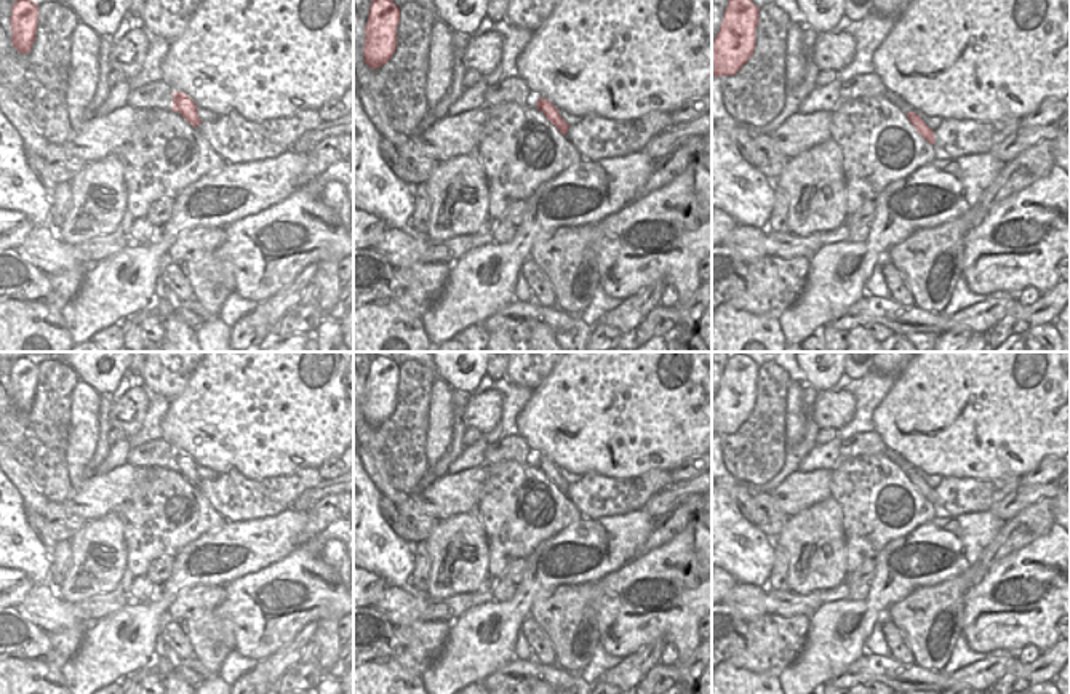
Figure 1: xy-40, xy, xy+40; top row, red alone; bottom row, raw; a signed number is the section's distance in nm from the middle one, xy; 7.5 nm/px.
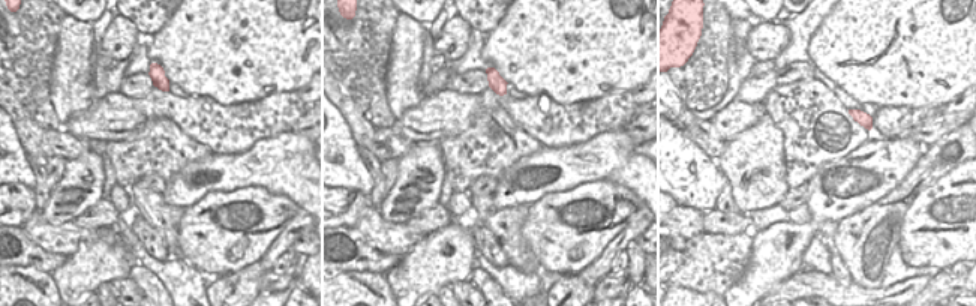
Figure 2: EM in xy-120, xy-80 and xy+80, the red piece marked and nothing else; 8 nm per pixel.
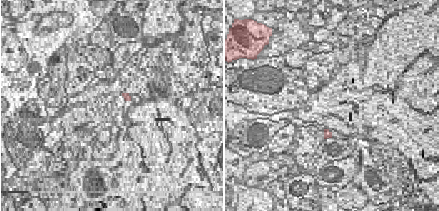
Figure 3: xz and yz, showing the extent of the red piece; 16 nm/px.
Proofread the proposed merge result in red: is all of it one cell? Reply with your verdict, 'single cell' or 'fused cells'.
single cell

